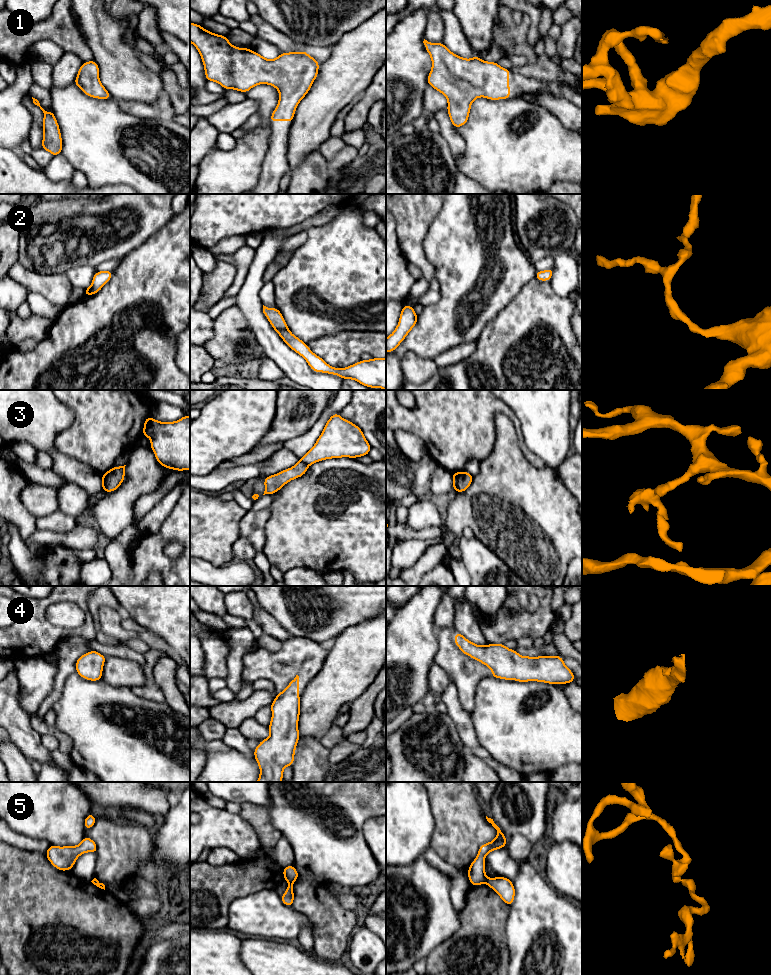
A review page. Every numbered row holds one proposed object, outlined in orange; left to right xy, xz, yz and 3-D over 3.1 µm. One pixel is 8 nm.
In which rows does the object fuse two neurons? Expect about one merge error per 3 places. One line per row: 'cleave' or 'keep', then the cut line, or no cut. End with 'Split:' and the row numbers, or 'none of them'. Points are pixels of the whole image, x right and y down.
1: keep; cut none
2: keep; cut none
3: cleave; cut yz (461, 472), (458, 478), (457, 491)
4: keep; cut none
5: cleave; cut yz (486, 878), (487, 882)
Split: 3, 5

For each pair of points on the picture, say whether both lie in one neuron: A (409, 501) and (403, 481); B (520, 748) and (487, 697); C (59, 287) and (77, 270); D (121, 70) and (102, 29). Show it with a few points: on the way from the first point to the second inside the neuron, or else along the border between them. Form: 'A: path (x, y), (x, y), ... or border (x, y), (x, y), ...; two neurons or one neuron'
A: border (420, 497), (405, 495), (396, 500); two neurons
B: path (520, 735), (520, 730), (500, 710); one neuron
C: border (64, 273), (72, 286); two neurons
D: path (117, 60), (110, 52), (106, 39); one neuron

